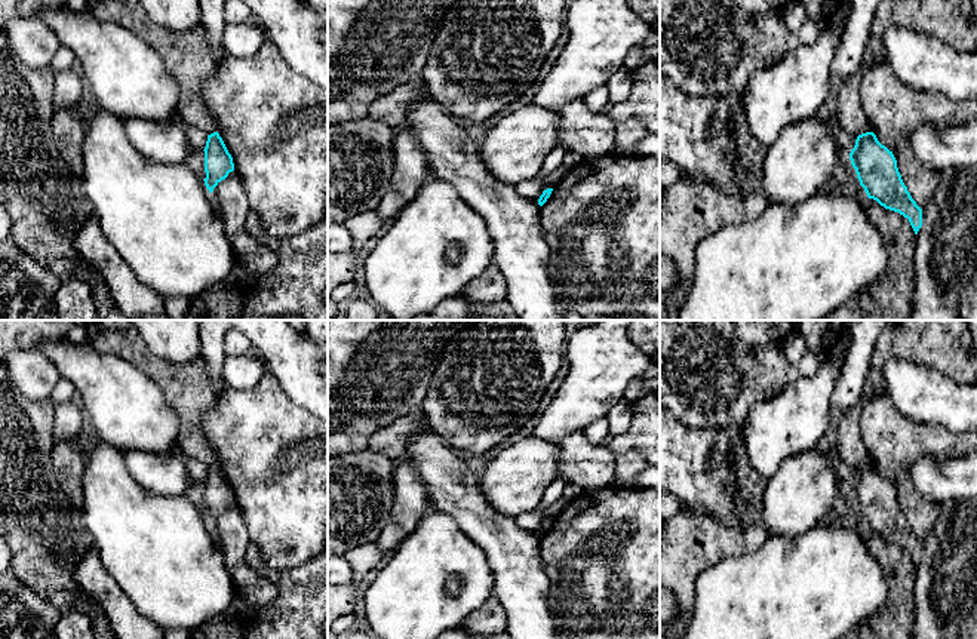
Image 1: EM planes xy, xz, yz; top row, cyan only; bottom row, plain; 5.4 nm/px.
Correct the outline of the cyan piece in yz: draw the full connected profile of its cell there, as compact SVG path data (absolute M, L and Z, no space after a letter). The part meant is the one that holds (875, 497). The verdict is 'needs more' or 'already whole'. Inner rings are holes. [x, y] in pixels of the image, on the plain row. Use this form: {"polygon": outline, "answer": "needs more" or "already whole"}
{"polygon": "M866 464L857 469L850 492L867 529L907 550L918 566L922 541L907 523L892 483L882 477L873 464Z", "answer": "already whole"}

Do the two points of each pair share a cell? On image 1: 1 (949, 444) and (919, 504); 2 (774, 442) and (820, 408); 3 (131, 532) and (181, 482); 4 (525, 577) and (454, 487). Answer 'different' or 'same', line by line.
1: same
2: same
3: different
4: same

